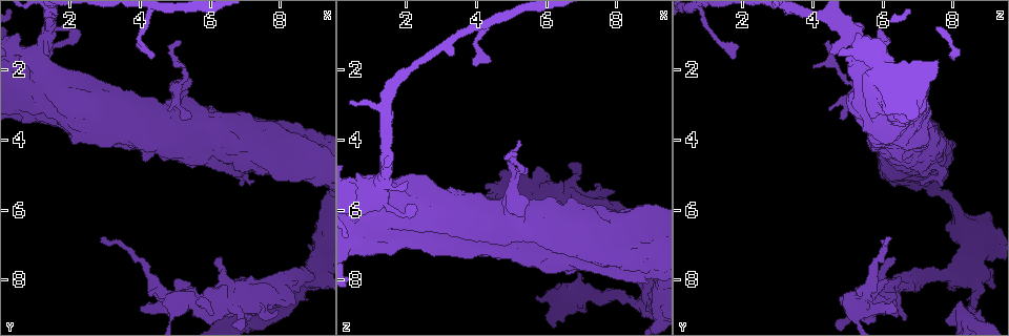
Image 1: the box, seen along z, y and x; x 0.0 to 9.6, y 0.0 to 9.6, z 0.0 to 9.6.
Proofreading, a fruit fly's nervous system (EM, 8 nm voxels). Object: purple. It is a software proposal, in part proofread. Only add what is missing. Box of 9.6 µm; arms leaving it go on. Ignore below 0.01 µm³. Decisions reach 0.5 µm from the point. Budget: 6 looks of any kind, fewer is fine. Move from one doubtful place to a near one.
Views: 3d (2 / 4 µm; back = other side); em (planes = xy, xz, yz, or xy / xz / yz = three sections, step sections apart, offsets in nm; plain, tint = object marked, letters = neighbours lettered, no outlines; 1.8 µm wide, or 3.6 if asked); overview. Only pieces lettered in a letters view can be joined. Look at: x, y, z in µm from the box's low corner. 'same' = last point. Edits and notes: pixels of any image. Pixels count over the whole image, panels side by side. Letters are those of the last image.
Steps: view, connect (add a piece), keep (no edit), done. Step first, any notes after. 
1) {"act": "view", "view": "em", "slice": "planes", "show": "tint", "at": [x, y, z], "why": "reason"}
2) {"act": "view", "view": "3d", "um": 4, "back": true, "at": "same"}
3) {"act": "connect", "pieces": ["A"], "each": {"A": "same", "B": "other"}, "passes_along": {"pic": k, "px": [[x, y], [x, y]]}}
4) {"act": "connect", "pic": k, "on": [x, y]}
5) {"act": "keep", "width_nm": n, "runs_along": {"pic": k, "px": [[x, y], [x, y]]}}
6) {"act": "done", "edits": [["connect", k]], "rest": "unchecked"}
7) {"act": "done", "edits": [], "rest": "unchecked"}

{"act": "view", "view": "3d", "um": 2, "at": [2.90, 6.85, 6.20], "why": "branch stops here"}

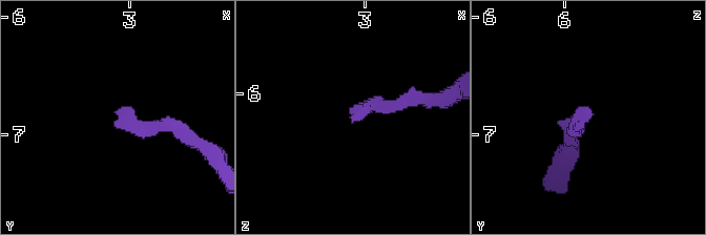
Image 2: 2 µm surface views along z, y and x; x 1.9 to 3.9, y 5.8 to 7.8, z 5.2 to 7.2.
{"act": "view", "view": "em", "slice": "planes", "show": "letters", "at": [2.92, 6.78, 6.22], "why": "need the tissue"}

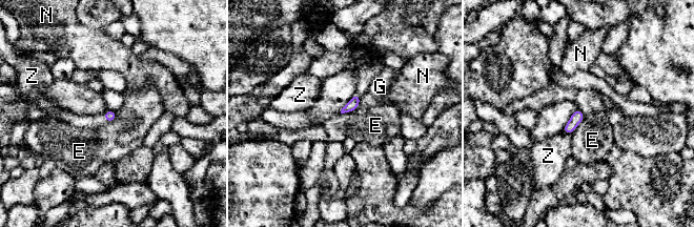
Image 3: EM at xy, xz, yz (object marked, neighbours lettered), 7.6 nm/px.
{"act": "keep", "each": {"E": "other", "G": "other", "N": "other", "Z": "other"}, "border": {"pic": 3, "px": [[585, 117], [570, 133]]}, "found": "none of them fits"}

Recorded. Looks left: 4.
{"act": "view", "view": "em", "um": 3.6, "slice": "planes", "show": "letters", "at": [6.10, 3.45, 5.65], "why": "an open end"}

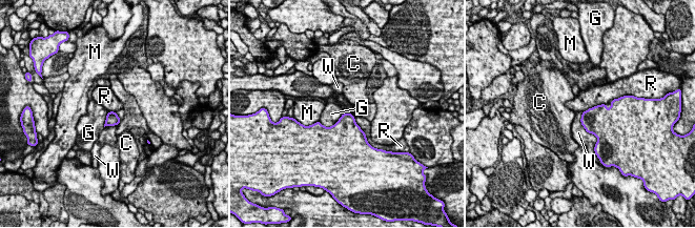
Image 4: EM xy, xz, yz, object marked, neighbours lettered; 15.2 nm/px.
{"act": "keep", "each": {"C": "other", "G": "other", "M": "other", "R": "other", "W": "other"}, "border": {"pic": 4, "px": [[344, 112], [349, 112], [363, 131]]}, "found": "no lettered piece goes on from it"}

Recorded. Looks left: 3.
{"act": "view", "view": "3d", "um": 4, "at": [6.90, 5.35, 7.75], "why": "free end"}

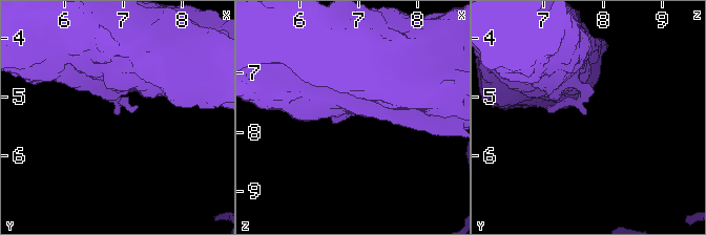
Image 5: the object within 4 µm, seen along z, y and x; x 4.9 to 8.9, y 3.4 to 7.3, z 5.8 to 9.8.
{"act": "view", "view": "em", "slice": "xy", "step": 4, "show": "letters", "at": [6.95, 5.30, 7.75]}

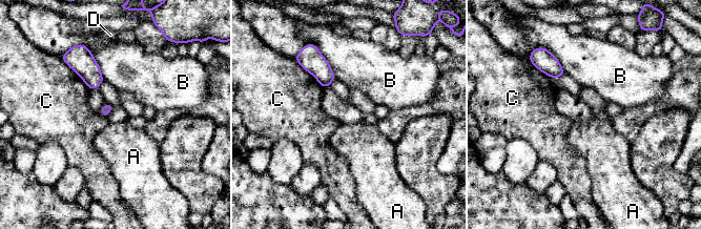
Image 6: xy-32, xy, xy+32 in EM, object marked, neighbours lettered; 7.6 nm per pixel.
{"act": "view", "view": "em", "slice": "planes", "show": "letters", "at": "same"}

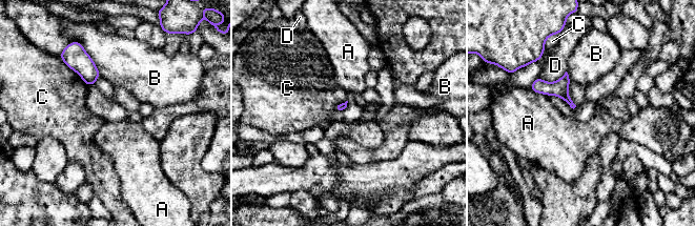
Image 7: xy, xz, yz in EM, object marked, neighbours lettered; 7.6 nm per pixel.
{"act": "keep", "each": {"A": "other", "B": "other", "C": "other", "D": "other"}, "runs_along": {"pic": 7, "px": [[533, 87], [556, 88], [574, 107]]}, "found": "no lettered piece goes on from it"}

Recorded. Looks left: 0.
{"act": "done", "edits": [], "rest": "unchecked"}

